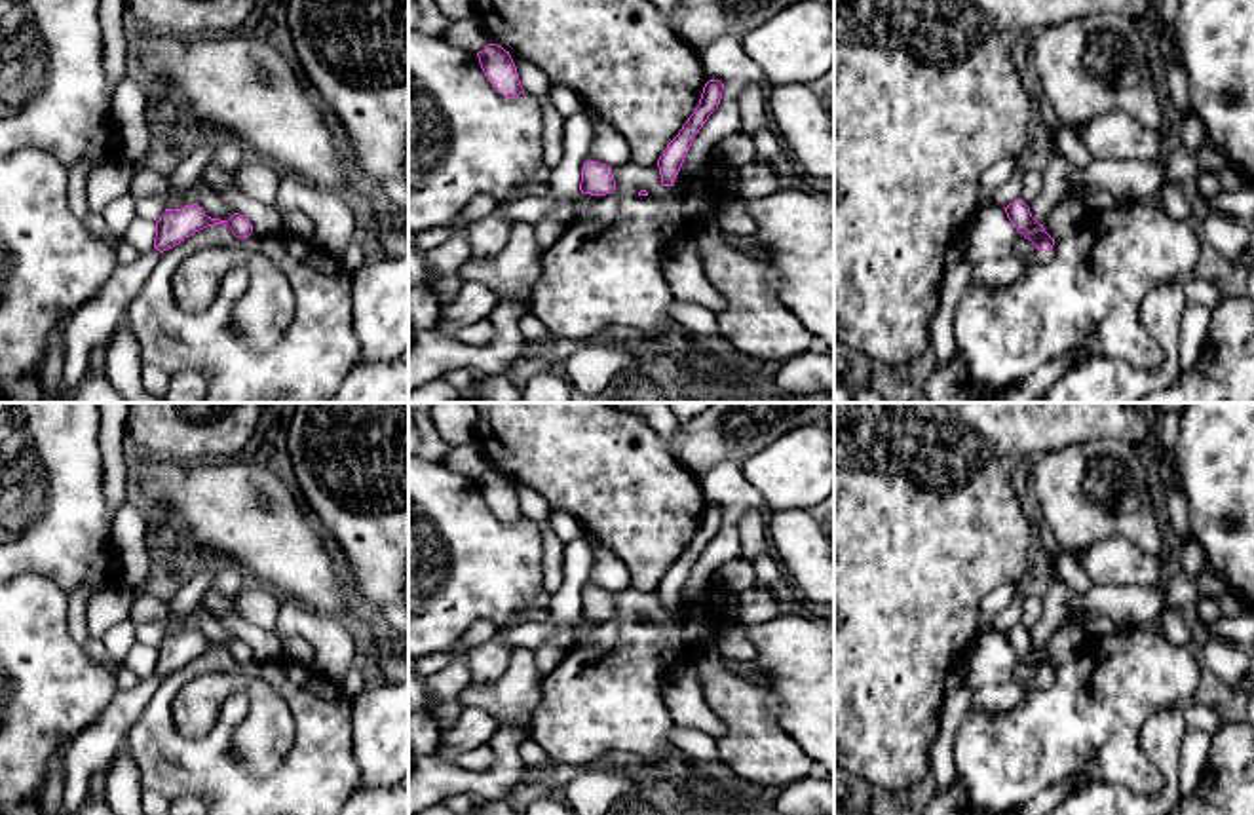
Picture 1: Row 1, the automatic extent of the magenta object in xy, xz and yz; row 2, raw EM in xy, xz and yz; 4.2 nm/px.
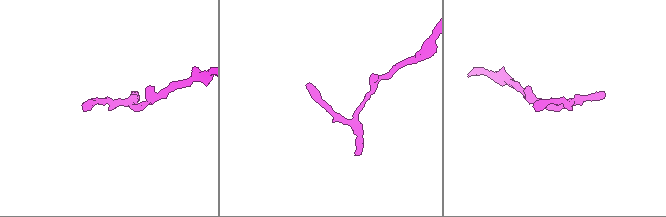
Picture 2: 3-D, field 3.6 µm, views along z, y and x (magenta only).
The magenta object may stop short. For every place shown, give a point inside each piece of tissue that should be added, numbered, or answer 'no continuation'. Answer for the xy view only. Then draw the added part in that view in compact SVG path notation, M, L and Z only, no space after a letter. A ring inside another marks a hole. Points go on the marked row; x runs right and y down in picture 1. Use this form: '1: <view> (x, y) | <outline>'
1: xy (94, 323) | M152 249L139 255L133 264L120 266L112 272L103 291L86 300L63 329L65 365L63 382L57 391L61 399L65 389L76 384L89 369L93 348L106 348L112 334L127 319L127 310L144 287L160 260L160 251Z

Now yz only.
1: yz (998, 272) | M1039 249L1028 260L1020 260L1013 255L992 258L973 268L971 279L978 285L999 289L1015 283L1028 268L1043 262L1047 262L1047 253Z

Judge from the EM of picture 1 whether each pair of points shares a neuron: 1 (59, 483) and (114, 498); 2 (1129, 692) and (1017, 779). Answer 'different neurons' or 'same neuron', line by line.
1: different neurons
2: same neuron

